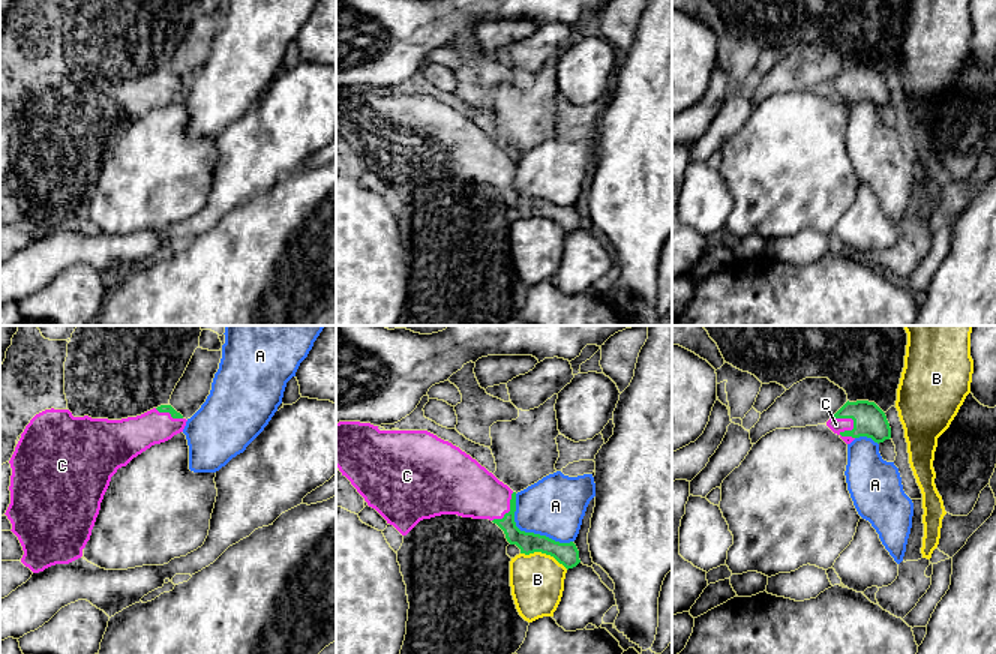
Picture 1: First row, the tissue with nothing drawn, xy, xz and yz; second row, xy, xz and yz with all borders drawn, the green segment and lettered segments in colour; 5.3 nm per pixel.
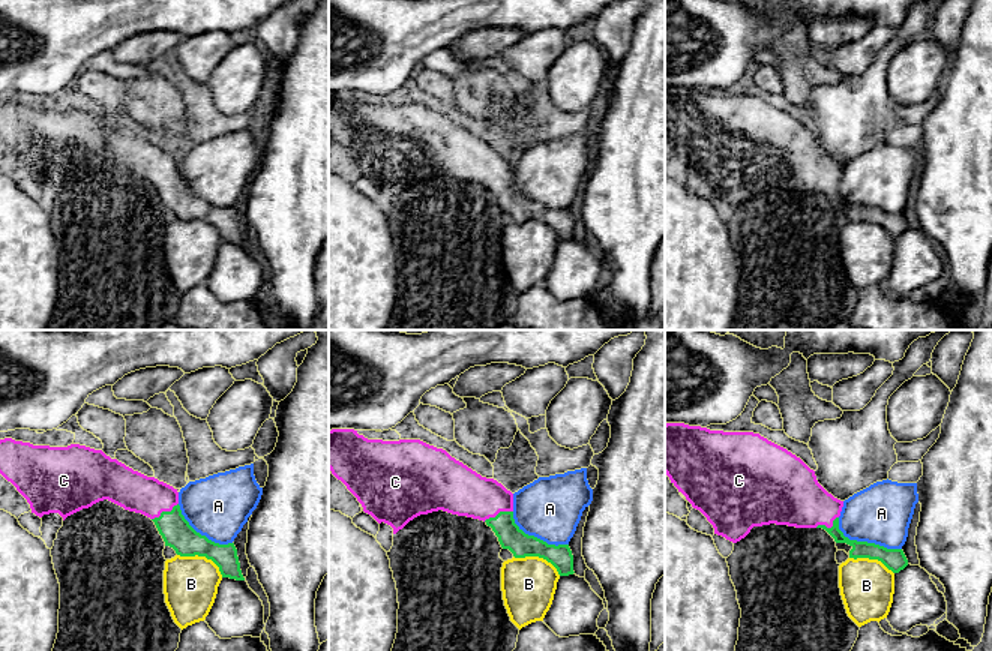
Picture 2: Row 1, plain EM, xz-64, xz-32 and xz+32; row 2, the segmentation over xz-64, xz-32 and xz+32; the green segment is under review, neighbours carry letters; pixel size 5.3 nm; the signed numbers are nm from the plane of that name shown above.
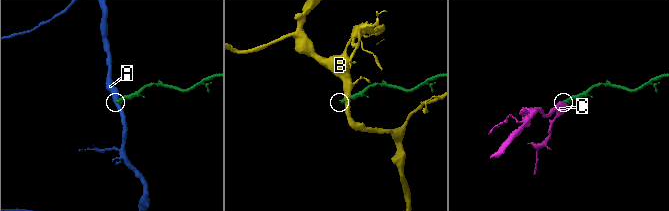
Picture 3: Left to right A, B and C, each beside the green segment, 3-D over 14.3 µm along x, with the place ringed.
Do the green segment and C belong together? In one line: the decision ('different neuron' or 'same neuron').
same neuron

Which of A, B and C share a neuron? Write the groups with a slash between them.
A / B / C

